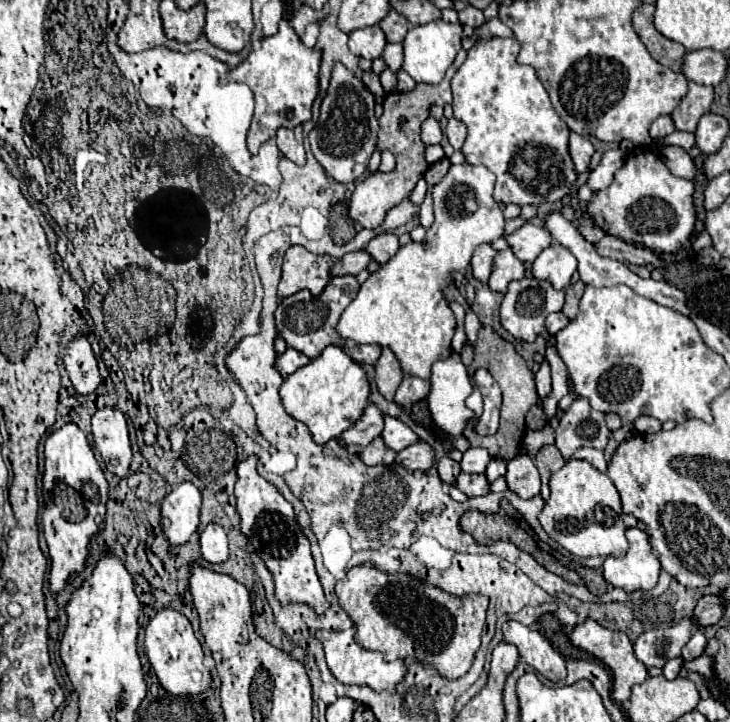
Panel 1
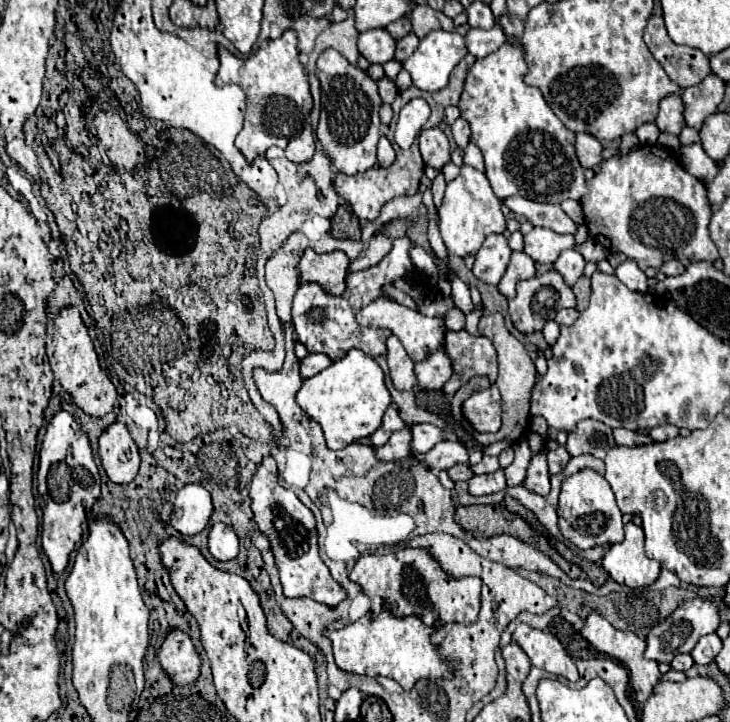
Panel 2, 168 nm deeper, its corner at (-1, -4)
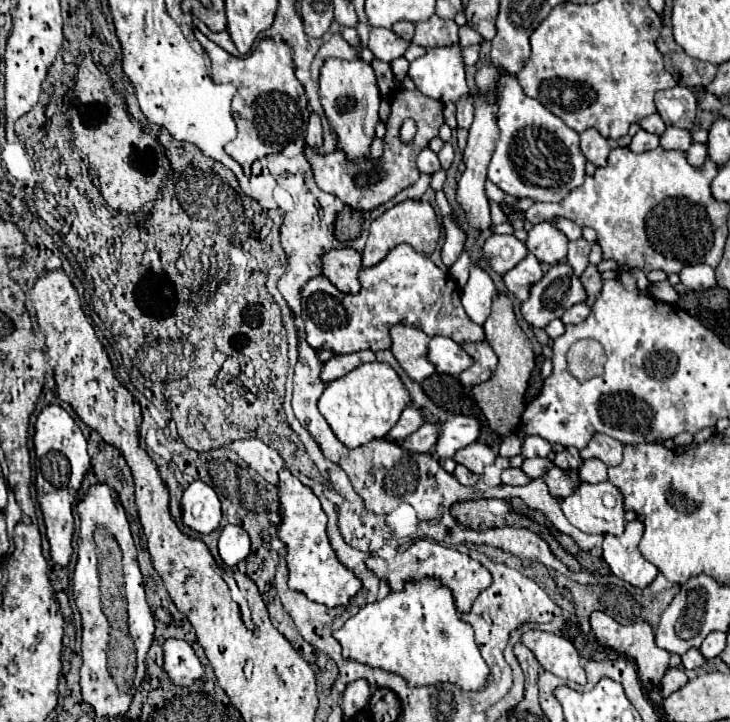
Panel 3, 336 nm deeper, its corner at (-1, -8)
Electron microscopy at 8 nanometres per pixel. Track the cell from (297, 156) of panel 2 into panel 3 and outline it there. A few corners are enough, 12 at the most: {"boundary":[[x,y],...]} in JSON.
{"boundary":[[311,113],[305,143],[313,149],[323,145],[321,117]]}

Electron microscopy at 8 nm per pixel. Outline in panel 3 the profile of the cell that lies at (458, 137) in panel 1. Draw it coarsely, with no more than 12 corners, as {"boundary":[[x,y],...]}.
{"boundary":[[475,95],[457,101],[457,127],[471,127]]}

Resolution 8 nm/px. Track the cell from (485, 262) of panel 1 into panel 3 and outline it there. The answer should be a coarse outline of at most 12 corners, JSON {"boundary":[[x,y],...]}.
{"boundary":[[491,235],[483,255],[505,275],[527,255],[515,235]]}

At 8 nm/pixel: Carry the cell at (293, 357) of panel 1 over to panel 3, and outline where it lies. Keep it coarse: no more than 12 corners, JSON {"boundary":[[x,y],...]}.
{"boundary":[[373,351],[337,355],[321,371],[323,381],[335,381],[361,363],[375,361]]}

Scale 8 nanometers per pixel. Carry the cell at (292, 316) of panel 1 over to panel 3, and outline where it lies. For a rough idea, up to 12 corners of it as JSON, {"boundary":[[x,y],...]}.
{"boundary":[[397,245],[361,291],[303,291],[305,339],[333,353],[391,347],[389,323],[485,341],[457,283]]}

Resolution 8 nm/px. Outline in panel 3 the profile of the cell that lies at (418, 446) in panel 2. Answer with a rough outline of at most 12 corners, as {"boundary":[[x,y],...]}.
{"boundary":[[451,415],[439,433],[437,459],[475,443],[481,421]]}

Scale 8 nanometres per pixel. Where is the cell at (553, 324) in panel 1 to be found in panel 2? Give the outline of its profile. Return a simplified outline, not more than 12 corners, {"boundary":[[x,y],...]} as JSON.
{"boundary":[[559,309],[557,325],[573,325],[577,309]]}

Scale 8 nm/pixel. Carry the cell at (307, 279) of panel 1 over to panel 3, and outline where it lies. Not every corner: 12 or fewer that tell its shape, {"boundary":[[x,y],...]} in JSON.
{"boundary":[[361,253],[323,255],[323,275],[343,293],[359,293]]}

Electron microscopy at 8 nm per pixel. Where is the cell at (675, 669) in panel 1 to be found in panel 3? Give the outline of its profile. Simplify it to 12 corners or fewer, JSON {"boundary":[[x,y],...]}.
{"boundary":[[701,649],[683,653],[683,667],[697,669],[707,659]]}

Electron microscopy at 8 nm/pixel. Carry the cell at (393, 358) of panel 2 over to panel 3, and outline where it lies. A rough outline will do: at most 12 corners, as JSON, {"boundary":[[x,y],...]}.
{"boundary":[[391,327],[391,351],[411,379],[435,373],[423,329]]}

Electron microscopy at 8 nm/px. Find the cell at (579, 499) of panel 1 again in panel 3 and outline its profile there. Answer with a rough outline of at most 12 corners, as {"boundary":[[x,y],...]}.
{"boundary":[[581,483],[563,513],[585,533],[621,535],[623,493]]}

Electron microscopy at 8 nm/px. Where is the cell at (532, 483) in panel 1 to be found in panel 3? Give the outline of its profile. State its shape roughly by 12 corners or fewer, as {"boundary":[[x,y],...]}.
{"boundary":[[553,469],[543,477],[549,493],[569,495],[581,485],[577,471]]}

